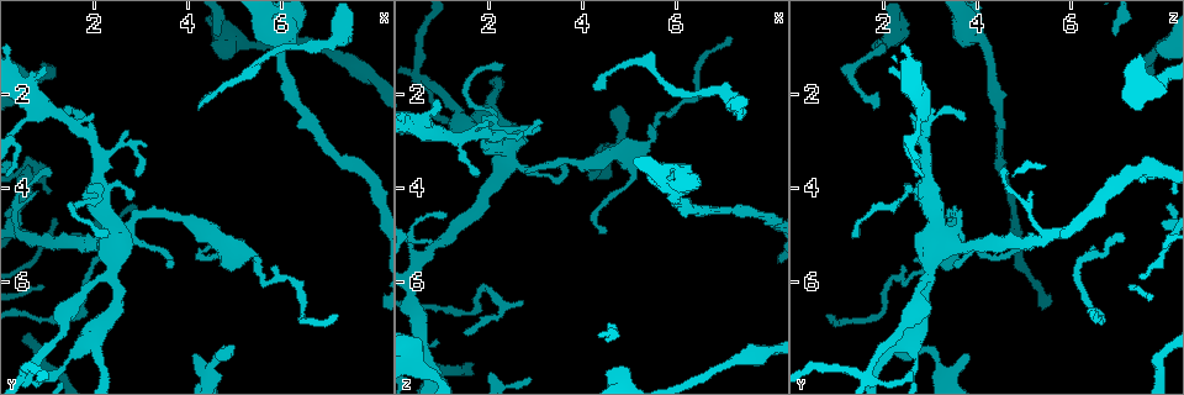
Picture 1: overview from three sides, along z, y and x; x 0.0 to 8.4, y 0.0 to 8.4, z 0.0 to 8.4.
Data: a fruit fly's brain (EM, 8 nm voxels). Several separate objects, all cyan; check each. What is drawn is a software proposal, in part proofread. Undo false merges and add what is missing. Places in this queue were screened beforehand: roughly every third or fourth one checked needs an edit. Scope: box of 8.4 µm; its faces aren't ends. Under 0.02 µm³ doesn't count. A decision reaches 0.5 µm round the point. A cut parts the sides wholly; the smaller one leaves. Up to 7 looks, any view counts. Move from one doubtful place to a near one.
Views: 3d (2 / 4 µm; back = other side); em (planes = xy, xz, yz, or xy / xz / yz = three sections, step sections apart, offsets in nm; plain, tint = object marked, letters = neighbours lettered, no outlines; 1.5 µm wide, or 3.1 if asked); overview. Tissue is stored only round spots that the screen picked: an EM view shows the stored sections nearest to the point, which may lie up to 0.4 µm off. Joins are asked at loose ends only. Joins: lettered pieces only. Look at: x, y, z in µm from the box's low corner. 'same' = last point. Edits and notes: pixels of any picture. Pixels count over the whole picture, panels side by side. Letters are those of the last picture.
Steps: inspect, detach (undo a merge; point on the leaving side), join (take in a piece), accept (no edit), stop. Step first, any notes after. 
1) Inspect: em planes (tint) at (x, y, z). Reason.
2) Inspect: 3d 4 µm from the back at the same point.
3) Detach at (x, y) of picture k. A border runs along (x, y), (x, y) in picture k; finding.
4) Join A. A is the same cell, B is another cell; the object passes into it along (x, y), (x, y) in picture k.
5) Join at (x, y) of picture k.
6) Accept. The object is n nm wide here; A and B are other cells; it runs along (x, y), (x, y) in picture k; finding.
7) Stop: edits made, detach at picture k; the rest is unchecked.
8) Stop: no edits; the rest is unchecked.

Inspect: 3d 2 µm at (1.50, 5.20, 7.05). Tapers out.

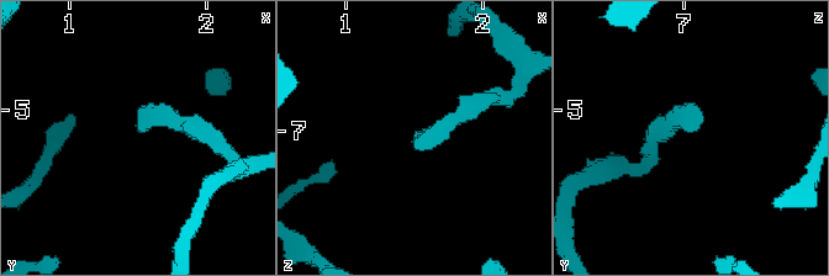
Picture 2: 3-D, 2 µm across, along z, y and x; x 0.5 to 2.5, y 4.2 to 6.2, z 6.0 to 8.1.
Inspect: em xy step 4 (letters) at (1.52, 5.16, 7.08).

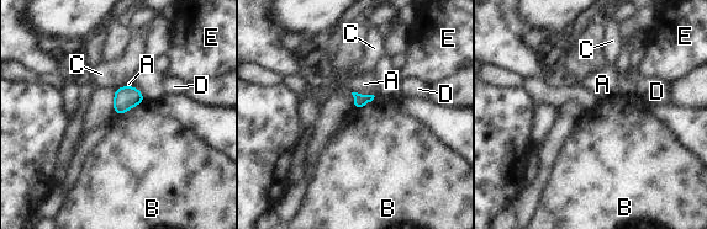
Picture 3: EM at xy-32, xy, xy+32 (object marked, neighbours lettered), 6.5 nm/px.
Accept. The object is 90 nm wide here; the longest contact is with A, 160 nm; A, B, C, D and E are other cells; no lettered piece goes on from it.

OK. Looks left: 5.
Inspect: 3d 4 µm from the back at (4.45, 5.15, 4.85). Thin end.

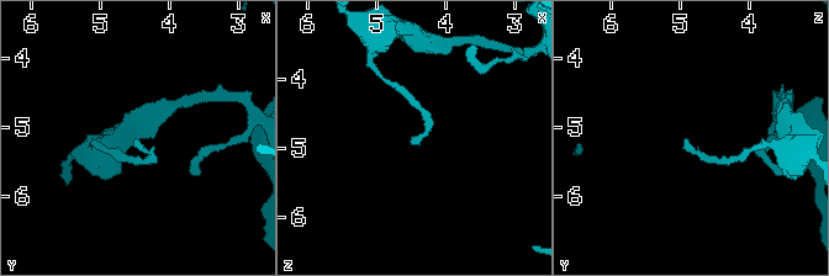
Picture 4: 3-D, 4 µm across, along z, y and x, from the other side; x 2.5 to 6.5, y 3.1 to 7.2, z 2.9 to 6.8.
Inspect: em planes (letters) at (4.50, 5.15, 4.85). Now the EM.

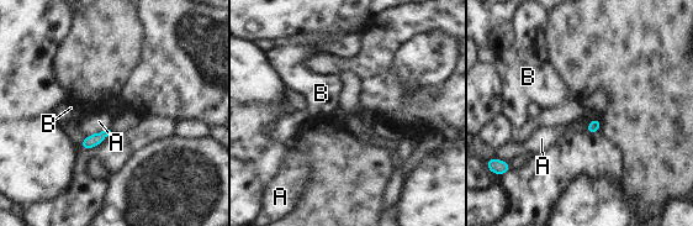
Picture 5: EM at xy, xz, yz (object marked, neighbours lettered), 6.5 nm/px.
Accept. A and B are other cells; no lettered piece goes on from it.

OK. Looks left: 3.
Inspect: 3d 2 µm at (1.90, 2.45, 2.55).

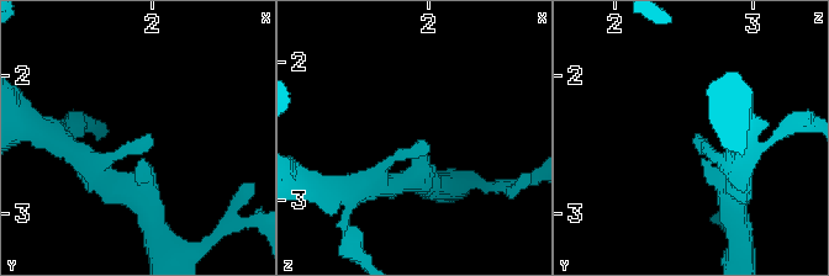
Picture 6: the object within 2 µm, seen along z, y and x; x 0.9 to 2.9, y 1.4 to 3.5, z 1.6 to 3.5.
Inspect: em xy step 4 (tint) at (1.94, 2.42, 2.58).

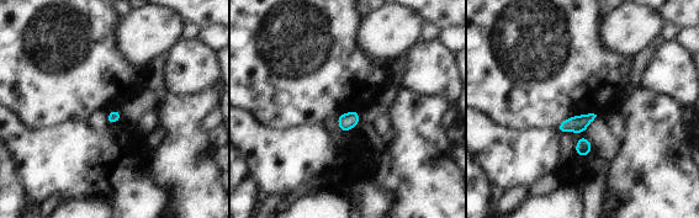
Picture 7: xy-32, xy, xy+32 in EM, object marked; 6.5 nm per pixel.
Inspect: em yz step 4 (letters) at the same point. Another direction.

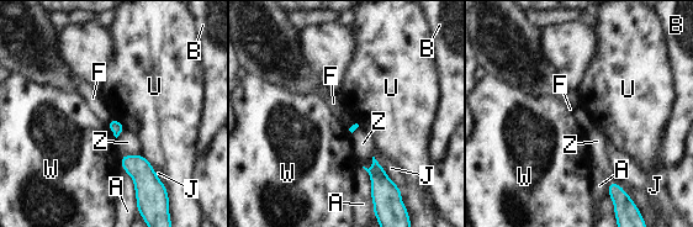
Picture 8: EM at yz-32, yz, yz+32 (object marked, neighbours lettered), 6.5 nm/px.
Accept. A, B, F, J, U, W and Z are other cells; a border runs along (111, 117), (115, 117), (126, 128) in picture 8; no lettered piece goes on from it.

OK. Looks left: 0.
Stop: no edits; the rest is unchecked.

